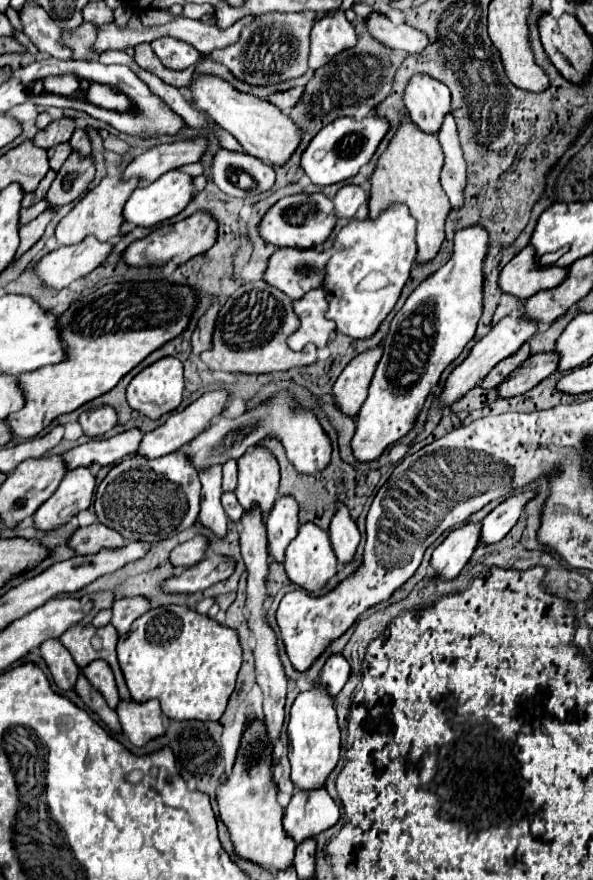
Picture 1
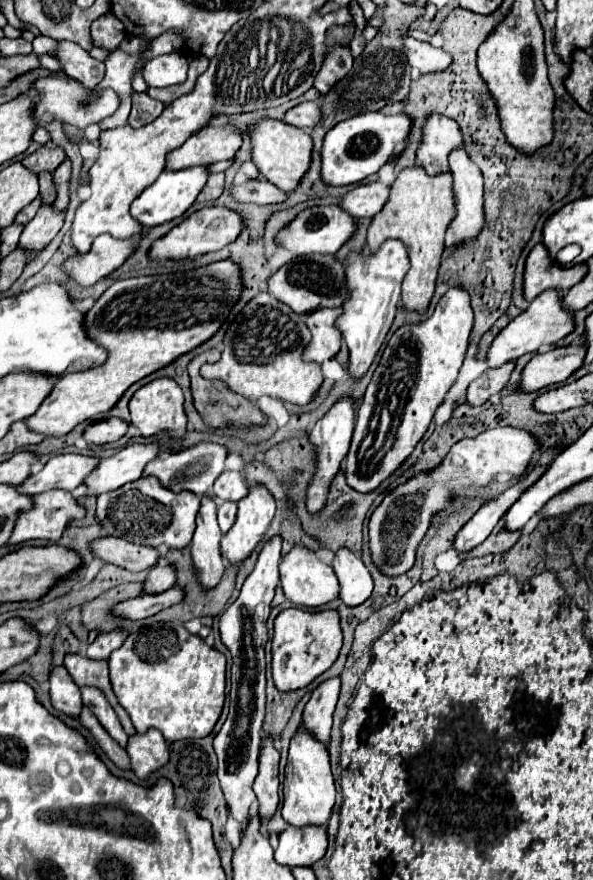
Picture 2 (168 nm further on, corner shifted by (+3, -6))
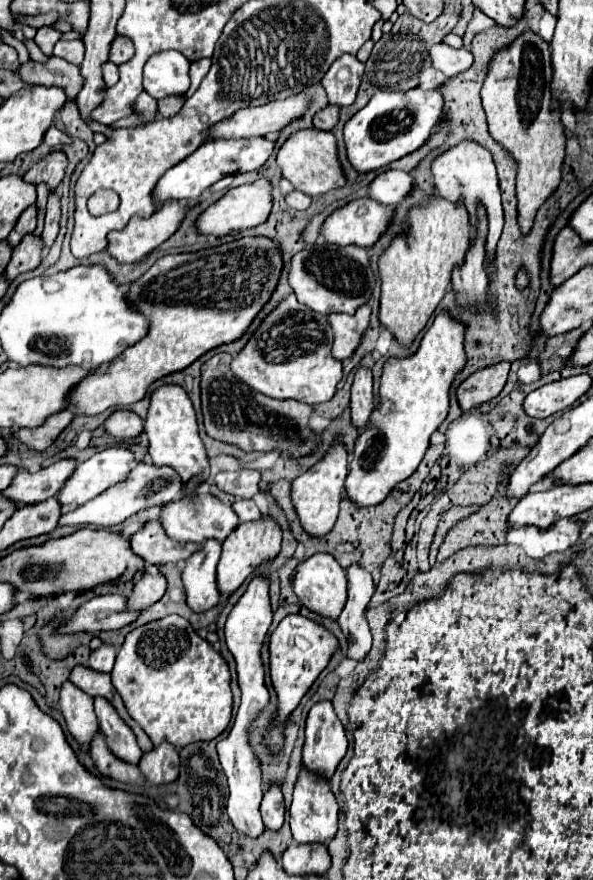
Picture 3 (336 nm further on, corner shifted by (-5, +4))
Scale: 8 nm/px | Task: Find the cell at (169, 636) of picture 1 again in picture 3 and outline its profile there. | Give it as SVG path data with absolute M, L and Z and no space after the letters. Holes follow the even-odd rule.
M179 615L149 621L127 633L111 671L113 687L125 701L129 715L141 723L153 745L167 739L175 747L215 739L231 721L231 673L213 645L199 637Z

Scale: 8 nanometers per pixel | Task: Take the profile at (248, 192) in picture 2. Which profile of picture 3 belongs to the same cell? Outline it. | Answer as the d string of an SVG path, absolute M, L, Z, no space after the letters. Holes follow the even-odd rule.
M295 189L295 191L291 191L289 195L285 195L285 203L287 203L289 207L293 207L293 209L307 209L307 207L311 205L311 197Z

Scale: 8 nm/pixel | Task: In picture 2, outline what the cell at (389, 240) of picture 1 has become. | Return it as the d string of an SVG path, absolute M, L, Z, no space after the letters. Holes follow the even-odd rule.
M395 239L385 241L375 255L363 251L363 253L351 253L347 259L351 263L345 267L349 299L343 303L343 315L337 319L337 327L343 333L343 339L349 347L349 375L355 381L359 381L373 363L393 323L393 317L397 313L397 303L401 299L401 281L409 269L409 259L405 245Z

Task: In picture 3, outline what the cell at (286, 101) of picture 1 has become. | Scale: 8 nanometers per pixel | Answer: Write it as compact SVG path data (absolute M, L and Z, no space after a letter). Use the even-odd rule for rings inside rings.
M329 103L325 109L321 109L313 117L313 127L315 129L323 129L323 131L331 131L333 125L337 125L337 121L339 121L339 107Z

